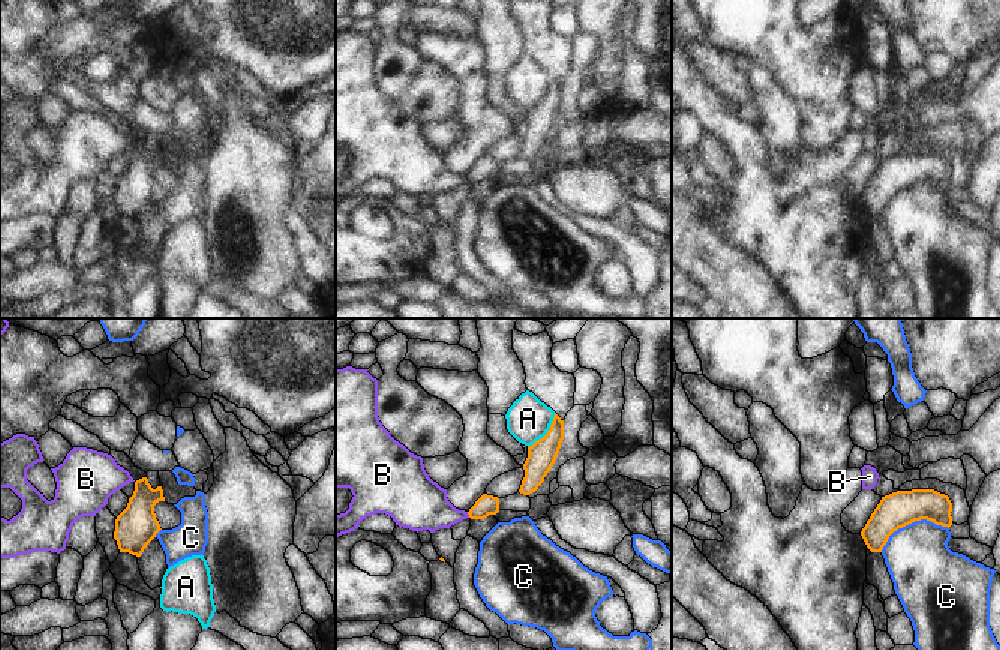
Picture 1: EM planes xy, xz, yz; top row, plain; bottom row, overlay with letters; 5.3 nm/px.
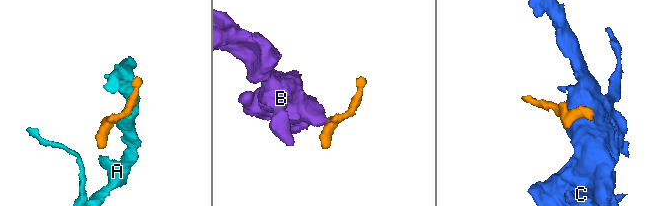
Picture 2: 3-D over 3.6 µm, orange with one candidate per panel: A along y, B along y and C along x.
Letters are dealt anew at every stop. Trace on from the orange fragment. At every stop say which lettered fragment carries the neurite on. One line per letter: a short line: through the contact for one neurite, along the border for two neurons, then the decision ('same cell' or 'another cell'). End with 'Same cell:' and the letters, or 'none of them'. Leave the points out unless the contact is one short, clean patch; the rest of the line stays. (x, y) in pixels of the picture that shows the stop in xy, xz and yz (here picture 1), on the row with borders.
A: line xz (555, 413), (550, 428), (528, 448); another cell
B: line xz (467, 512), (470, 517); another cell
C: another cell
Same cell: none of them

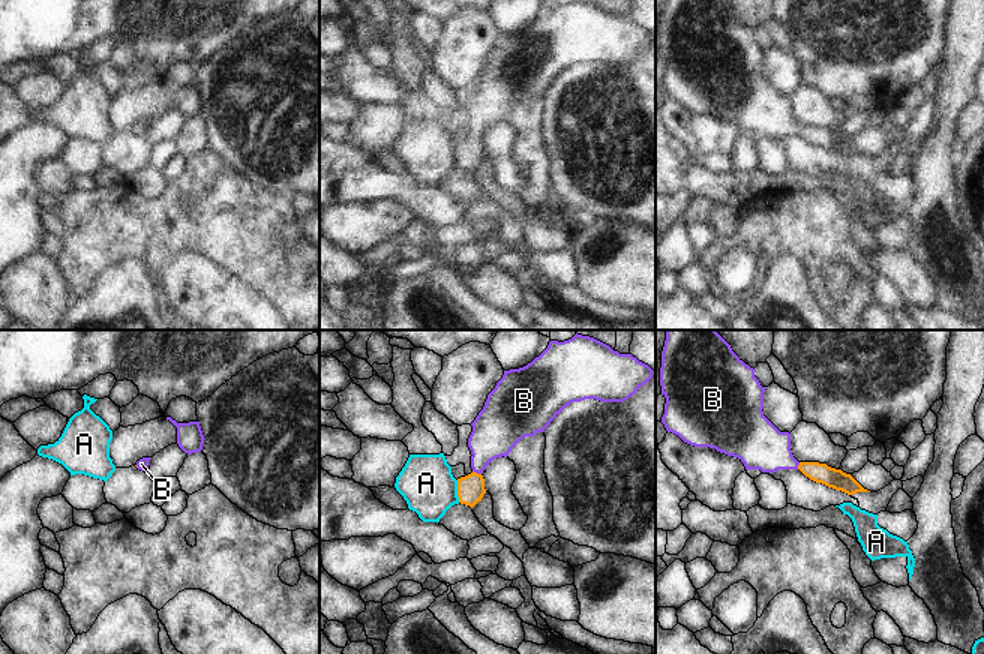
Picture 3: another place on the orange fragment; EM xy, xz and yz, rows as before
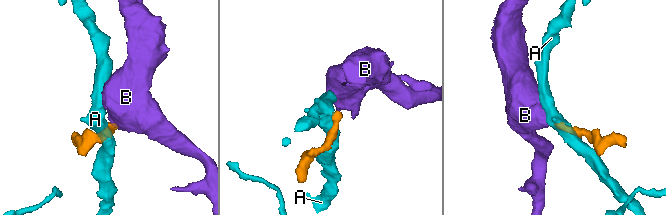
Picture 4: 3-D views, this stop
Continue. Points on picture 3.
A: line xz (456, 480), (459, 501); another cell
B: line xz (471, 488), (476, 473), (483, 449), (495, 431); same cell
Same cell: B

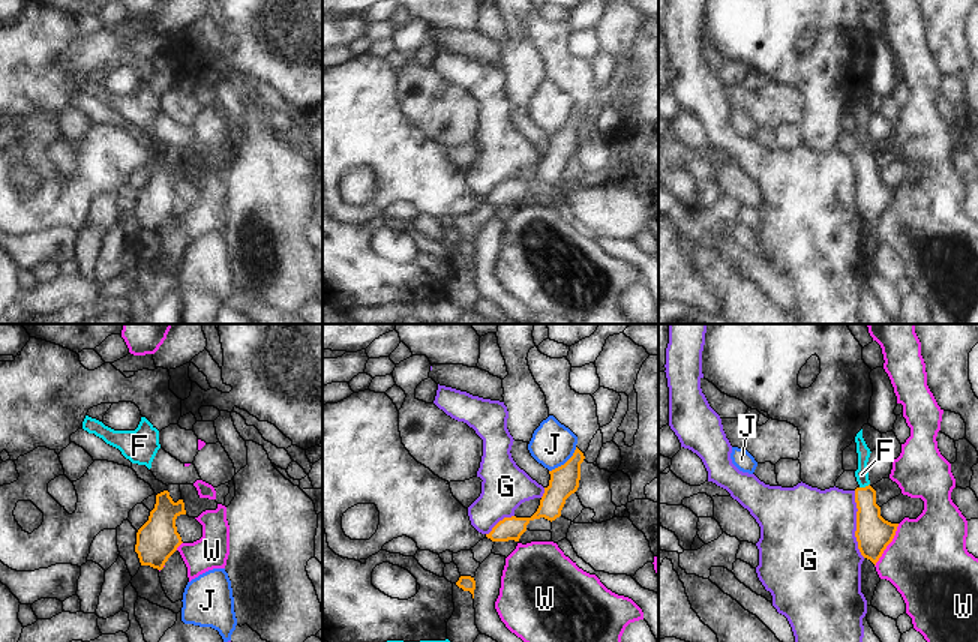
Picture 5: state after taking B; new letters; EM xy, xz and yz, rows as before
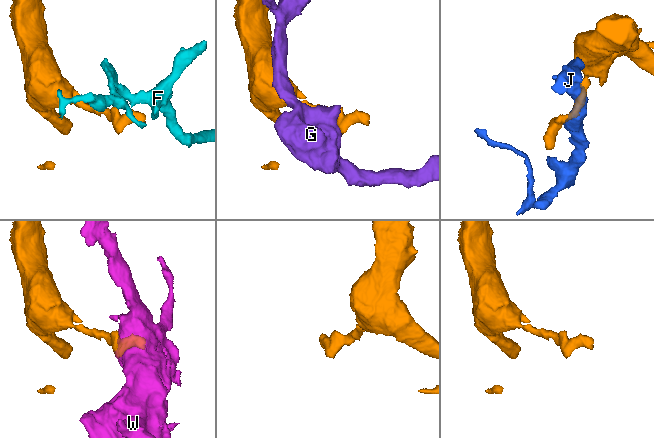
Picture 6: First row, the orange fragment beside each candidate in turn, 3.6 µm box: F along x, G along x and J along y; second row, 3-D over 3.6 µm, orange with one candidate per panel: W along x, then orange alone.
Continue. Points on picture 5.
F: line yz (869, 483), (860, 488); another cell
G: another cell
J: line xz (576, 447), (563, 464), (549, 471); another cell
W: another cell
Same cell: none of them

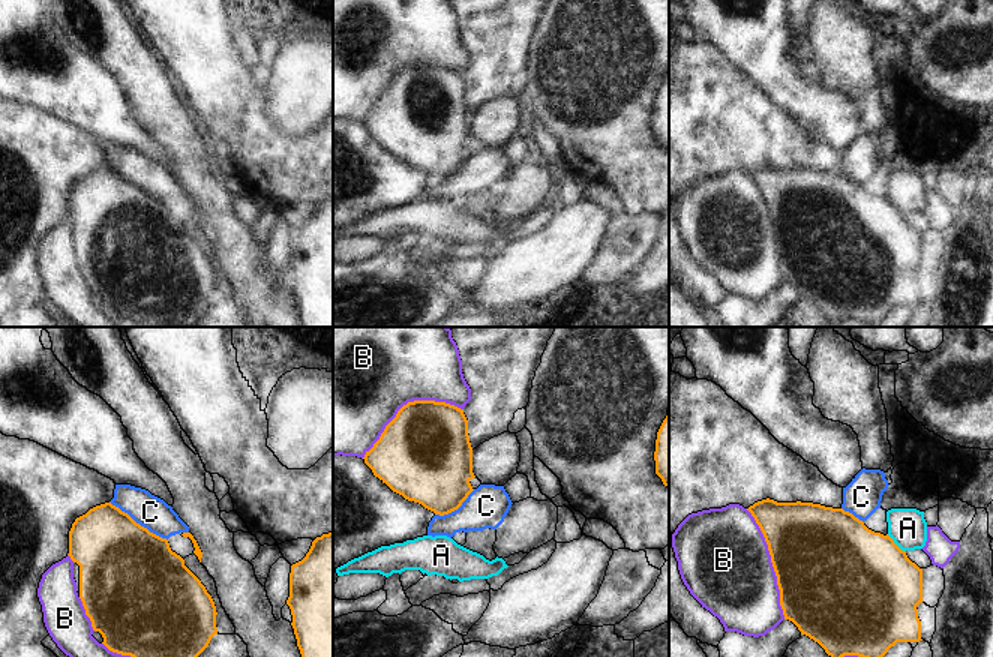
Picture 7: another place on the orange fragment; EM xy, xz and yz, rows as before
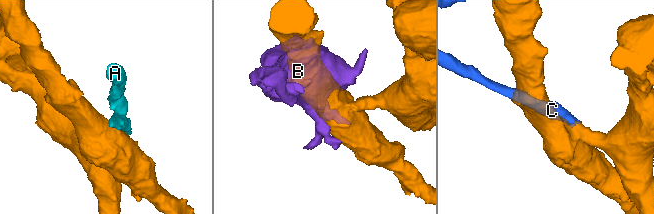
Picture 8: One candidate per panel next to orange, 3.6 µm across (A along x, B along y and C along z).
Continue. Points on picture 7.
A: another cell
B: another cell
C: same cell
Same cell: C

